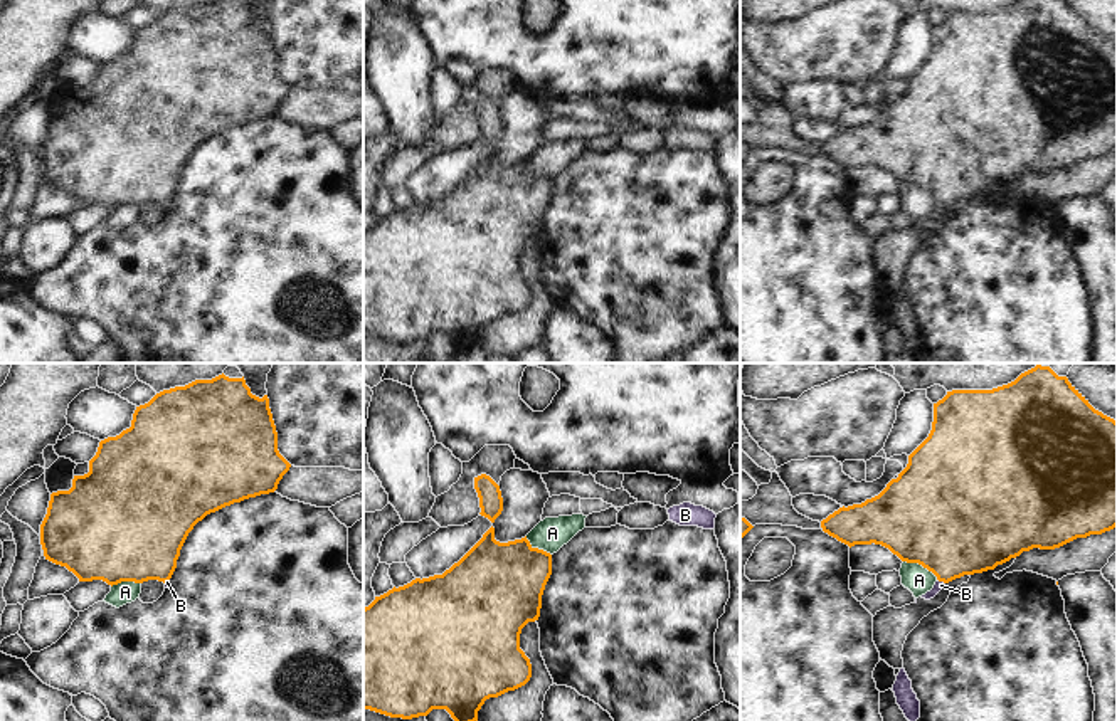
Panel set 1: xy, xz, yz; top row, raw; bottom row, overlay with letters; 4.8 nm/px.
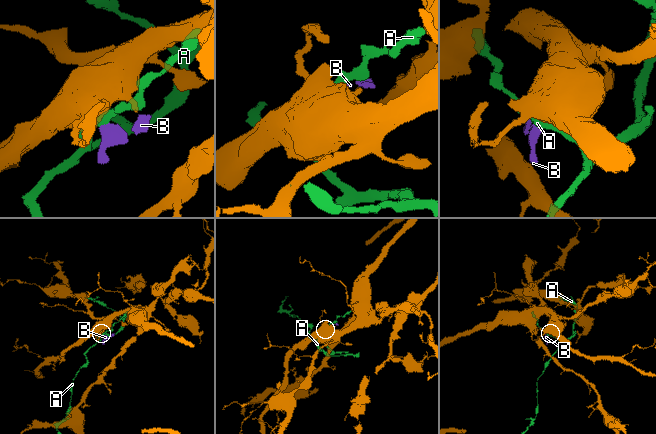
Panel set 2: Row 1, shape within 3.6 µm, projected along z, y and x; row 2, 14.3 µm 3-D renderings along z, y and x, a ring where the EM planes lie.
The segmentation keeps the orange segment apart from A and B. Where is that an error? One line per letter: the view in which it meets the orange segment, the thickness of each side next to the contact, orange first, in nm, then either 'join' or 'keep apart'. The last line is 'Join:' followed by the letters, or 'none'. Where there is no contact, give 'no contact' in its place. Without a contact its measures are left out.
A: yz | 500/140 nm | keep apart
B: yz | 440/50 nm | join
Join: B

